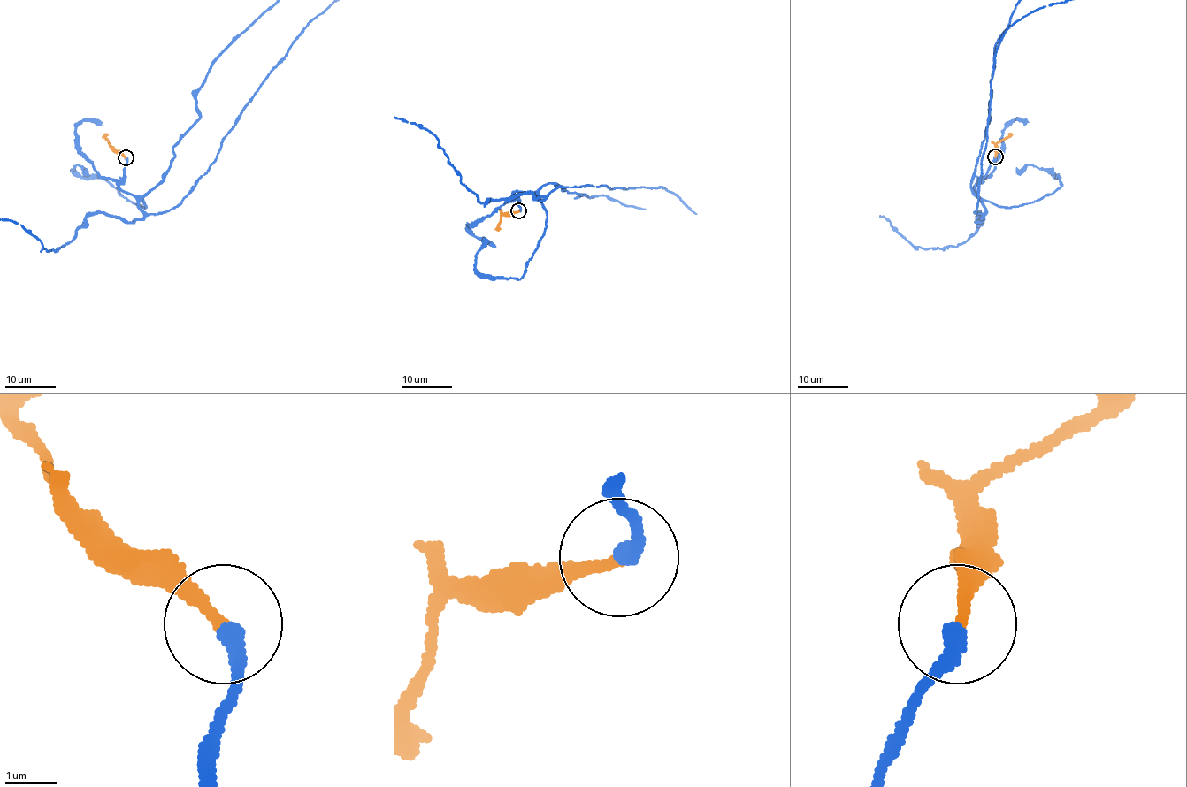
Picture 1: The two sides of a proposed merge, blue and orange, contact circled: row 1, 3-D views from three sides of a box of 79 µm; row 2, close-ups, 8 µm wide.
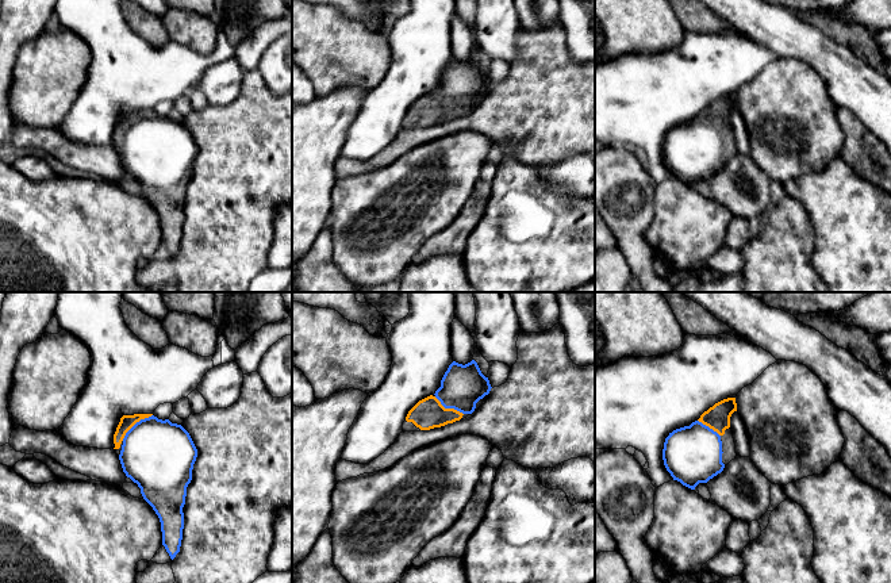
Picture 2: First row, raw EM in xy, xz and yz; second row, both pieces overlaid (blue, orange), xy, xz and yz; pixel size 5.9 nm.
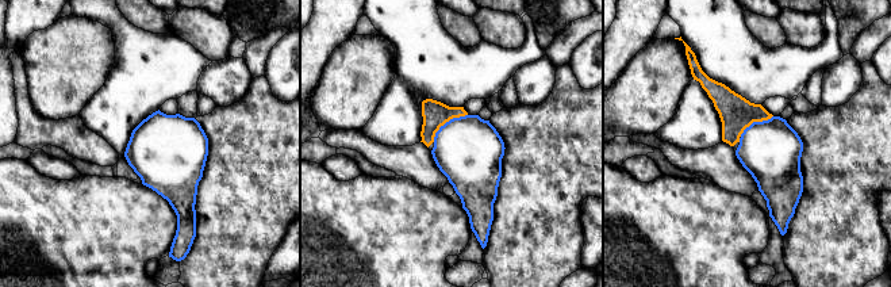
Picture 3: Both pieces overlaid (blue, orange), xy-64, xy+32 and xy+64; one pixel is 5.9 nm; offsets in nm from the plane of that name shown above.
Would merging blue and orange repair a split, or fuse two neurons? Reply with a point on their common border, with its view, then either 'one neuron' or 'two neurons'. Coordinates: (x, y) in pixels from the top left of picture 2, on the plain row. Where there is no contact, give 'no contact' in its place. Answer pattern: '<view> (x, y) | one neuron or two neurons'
xy (135, 121) | one neuron

